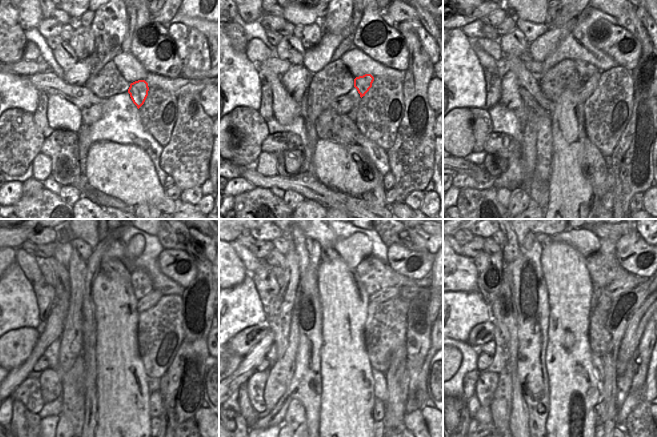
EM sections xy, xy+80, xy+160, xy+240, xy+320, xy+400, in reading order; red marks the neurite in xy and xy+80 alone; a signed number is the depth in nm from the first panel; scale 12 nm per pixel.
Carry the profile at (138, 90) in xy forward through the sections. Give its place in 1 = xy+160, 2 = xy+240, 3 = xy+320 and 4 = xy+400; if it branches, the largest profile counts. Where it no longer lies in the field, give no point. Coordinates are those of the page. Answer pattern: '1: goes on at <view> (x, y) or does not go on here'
1: goes on at xy+160 (585, 71)
2: goes on at xy+240 (106, 263)
3: goes on at xy+320 (327, 254)
4: goes on at xy+400 (545, 240)

